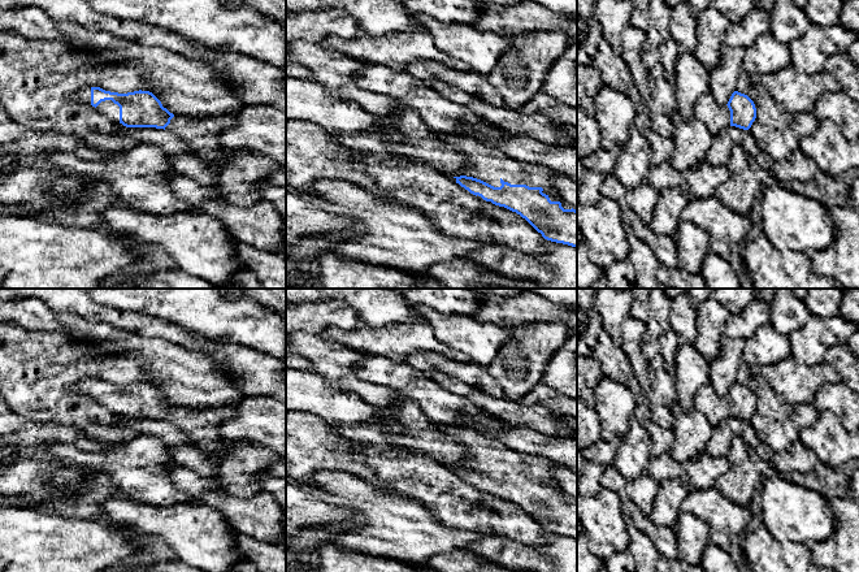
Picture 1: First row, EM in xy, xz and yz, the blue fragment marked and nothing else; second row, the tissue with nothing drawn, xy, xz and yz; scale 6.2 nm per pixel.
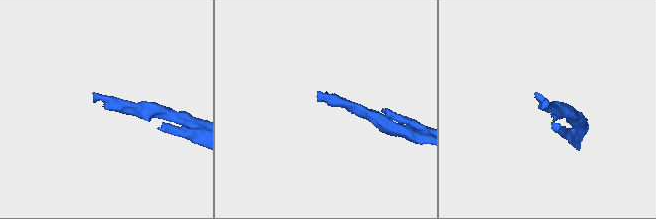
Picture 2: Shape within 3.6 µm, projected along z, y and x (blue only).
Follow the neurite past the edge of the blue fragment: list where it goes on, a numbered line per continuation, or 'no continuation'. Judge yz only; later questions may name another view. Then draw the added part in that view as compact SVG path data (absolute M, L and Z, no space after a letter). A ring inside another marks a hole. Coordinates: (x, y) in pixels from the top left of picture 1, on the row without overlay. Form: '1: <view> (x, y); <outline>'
1: yz (716, 408); M711 385L700 387L694 398L694 407L704 417L717 426L730 417L730 402L728 396L720 396Z

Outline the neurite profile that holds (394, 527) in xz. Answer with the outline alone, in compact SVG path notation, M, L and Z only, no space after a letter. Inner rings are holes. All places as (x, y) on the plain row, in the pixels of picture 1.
M321 472L314 476L314 482L308 489L355 512L357 528L335 534L335 546L347 551L420 567L439 554L454 550L472 551L470 543L481 537L481 533L443 526L422 503L386 493L346 472Z

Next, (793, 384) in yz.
M791 356L762 367L762 373L785 404L814 404L823 385L841 381L840 374L825 361L815 369L798 364Z

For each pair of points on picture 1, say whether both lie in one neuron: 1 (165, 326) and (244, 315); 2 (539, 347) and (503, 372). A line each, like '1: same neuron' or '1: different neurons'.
1: different neurons
2: same neuron

